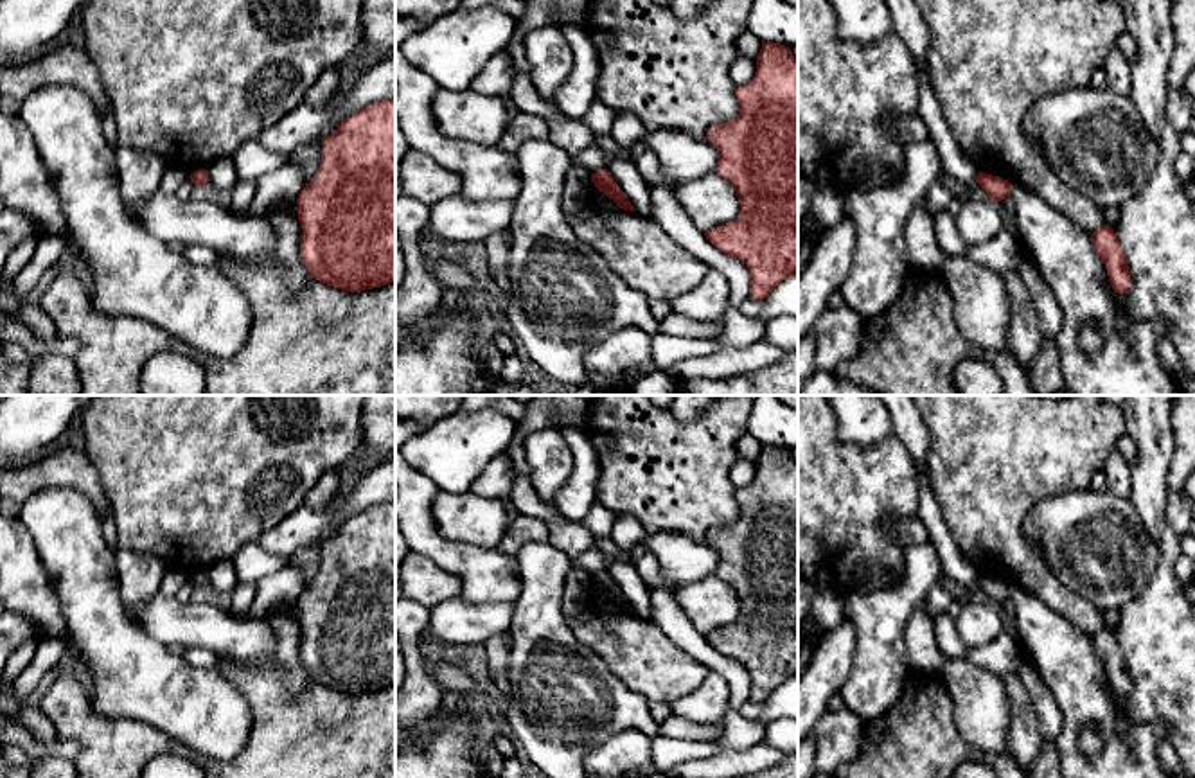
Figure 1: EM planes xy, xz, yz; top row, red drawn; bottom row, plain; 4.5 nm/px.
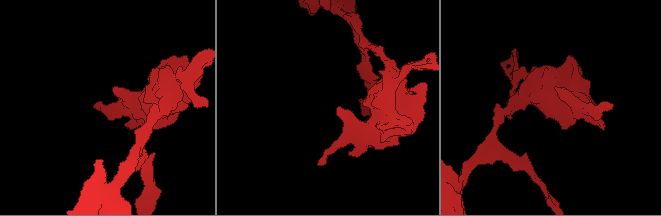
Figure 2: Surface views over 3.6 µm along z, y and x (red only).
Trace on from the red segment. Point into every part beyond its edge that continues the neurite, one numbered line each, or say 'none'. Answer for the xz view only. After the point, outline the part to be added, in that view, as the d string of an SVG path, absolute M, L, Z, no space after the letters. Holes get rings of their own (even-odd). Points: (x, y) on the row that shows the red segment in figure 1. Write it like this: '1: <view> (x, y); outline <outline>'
none

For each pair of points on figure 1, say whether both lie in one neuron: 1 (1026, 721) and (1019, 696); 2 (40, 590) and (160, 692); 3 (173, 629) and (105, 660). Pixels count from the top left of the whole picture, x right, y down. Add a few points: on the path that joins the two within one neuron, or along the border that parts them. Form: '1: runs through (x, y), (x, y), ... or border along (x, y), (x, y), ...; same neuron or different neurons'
1: runs through (1023, 716), (1019, 701); same neuron
2: border along (44, 566), (74, 645); different neurons
3: border along (123, 608), (137, 626), (166, 645); different neurons

